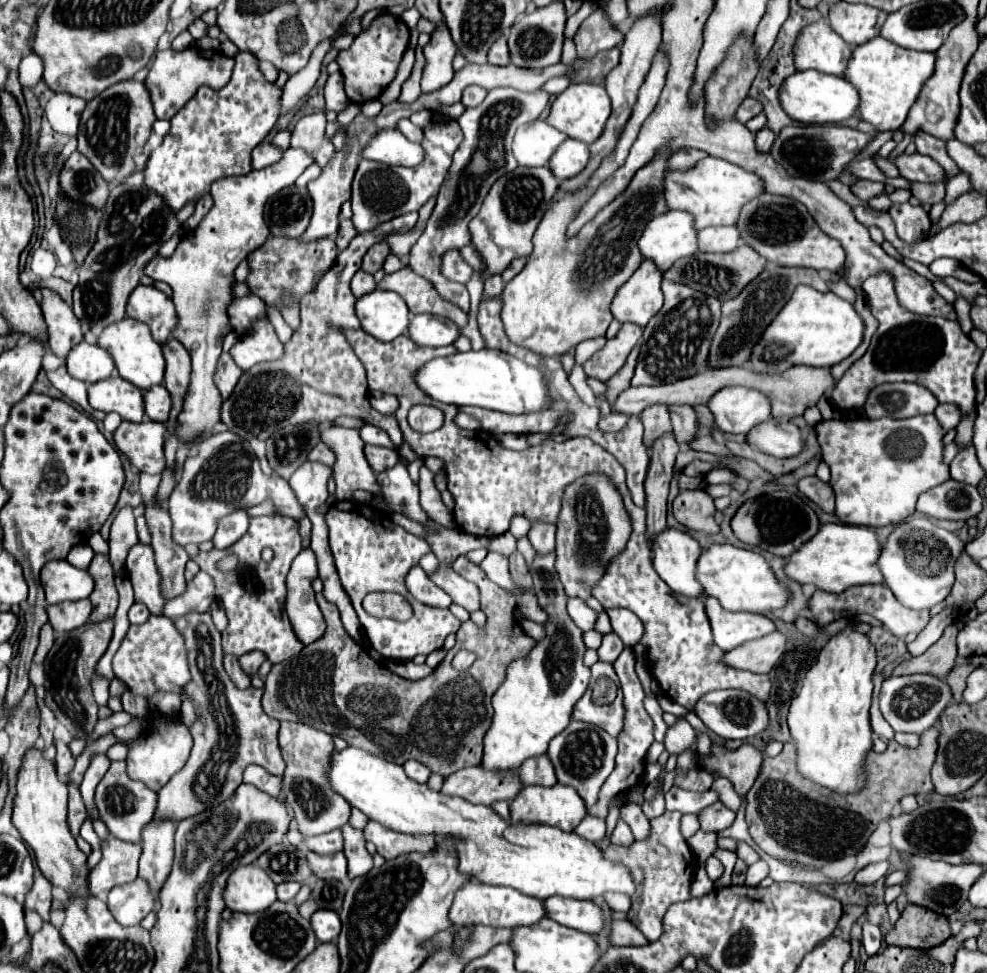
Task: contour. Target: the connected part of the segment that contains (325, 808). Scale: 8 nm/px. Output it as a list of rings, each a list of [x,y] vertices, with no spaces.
[[[283,721],[279,729],[279,747],[287,765],[283,771],[283,793],[287,799],[287,807],[293,811],[293,819],[297,823],[299,833],[323,835],[347,825],[351,817],[351,805],[345,797],[335,793],[327,781],[331,755],[335,751],[333,737],[303,723]]]

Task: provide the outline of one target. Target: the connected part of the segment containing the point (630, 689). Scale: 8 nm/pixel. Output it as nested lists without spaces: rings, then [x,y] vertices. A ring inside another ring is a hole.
[[[625,647],[625,651],[619,655],[619,659],[615,661],[615,671],[619,675],[619,681],[621,681],[621,691],[623,691],[623,707],[625,707],[625,721],[623,721],[623,729],[619,733],[619,753],[617,753],[617,765],[615,765],[615,771],[609,775],[609,779],[603,783],[601,791],[599,791],[599,801],[587,809],[589,815],[593,817],[599,817],[599,819],[605,819],[607,817],[607,805],[609,801],[617,795],[617,793],[623,793],[623,791],[629,791],[633,787],[637,787],[639,781],[643,781],[643,773],[645,773],[645,753],[647,749],[651,747],[653,743],[653,721],[651,717],[647,715],[645,707],[643,707],[643,699],[645,699],[645,693],[643,693],[643,687],[635,675],[635,655],[629,647]]]

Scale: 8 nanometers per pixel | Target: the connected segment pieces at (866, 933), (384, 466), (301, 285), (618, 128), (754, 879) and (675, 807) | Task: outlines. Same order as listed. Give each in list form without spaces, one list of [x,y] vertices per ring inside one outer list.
[[[871,923],[863,925],[863,947],[865,947],[869,957],[875,955],[879,951],[879,947],[881,947],[881,931]]]
[[[365,445],[365,455],[367,455],[367,461],[369,461],[369,465],[373,467],[375,473],[387,471],[387,469],[395,467],[397,461],[399,461],[399,455],[393,449],[387,449],[387,447]]]
[[[269,237],[259,249],[251,251],[247,255],[249,263],[249,275],[247,285],[249,291],[257,297],[261,297],[265,303],[279,307],[281,291],[293,291],[295,295],[309,293],[315,283],[315,275],[325,275],[331,265],[335,263],[337,247],[333,239],[315,239],[315,241],[299,241],[289,237]]]
[[[647,15],[645,19],[635,21],[633,27],[629,29],[629,33],[625,35],[625,41],[623,41],[623,45],[621,45],[621,61],[619,61],[619,65],[617,65],[617,67],[607,75],[607,79],[605,79],[605,87],[607,87],[607,93],[609,93],[611,103],[613,103],[611,117],[607,119],[607,125],[605,125],[601,137],[599,137],[595,143],[589,145],[591,157],[589,157],[587,167],[585,167],[579,175],[563,181],[561,187],[559,187],[561,193],[575,193],[581,185],[587,183],[589,177],[593,177],[593,173],[595,173],[597,167],[601,165],[603,157],[607,157],[607,155],[611,155],[611,153],[615,151],[617,141],[619,141],[619,137],[621,137],[621,133],[623,133],[623,129],[625,129],[625,123],[629,121],[629,117],[631,117],[631,113],[633,113],[633,105],[635,105],[635,101],[637,101],[639,87],[643,85],[645,75],[647,75],[649,69],[651,69],[651,61],[653,61],[653,57],[655,57],[655,53],[657,53],[659,43],[661,43],[661,25],[659,25],[659,17],[657,17],[657,15]]]
[[[757,861],[757,865],[751,865],[751,867],[749,867],[745,885],[753,885],[753,887],[755,887],[755,885],[759,885],[759,881],[767,877],[767,873],[769,873],[767,863],[765,863],[765,861]]]
[[[671,787],[665,793],[665,801],[667,801],[667,811],[679,811],[679,813],[699,813],[701,809],[705,809],[707,805],[719,801],[715,791],[703,791],[703,793],[693,793],[693,791],[685,791],[679,787]]]

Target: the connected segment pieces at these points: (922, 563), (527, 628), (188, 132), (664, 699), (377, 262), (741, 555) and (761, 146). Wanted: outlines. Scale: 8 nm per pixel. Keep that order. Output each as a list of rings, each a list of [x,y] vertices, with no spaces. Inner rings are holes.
[[[913,517],[895,525],[883,543],[877,565],[883,573],[885,585],[905,607],[931,609],[951,593],[955,581],[953,567],[963,549],[965,543],[955,533],[933,525],[927,517]]]
[[[528,619],[521,623],[521,627],[525,634],[535,641],[539,641],[539,639],[543,637],[543,633],[545,633],[545,627],[543,627],[543,625],[539,625],[539,623],[535,623]]]
[[[239,53],[235,57],[233,77],[223,89],[213,91],[209,87],[201,87],[171,119],[169,135],[163,139],[161,147],[153,151],[151,161],[145,165],[145,185],[163,195],[171,209],[179,211],[187,201],[207,195],[213,181],[231,175],[247,175],[251,171],[251,151],[269,135],[279,119],[281,95],[281,87],[273,87],[273,83],[269,83],[259,71],[259,61],[251,53]]]
[[[657,695],[657,701],[659,701],[659,705],[661,705],[661,709],[663,709],[663,711],[673,713],[673,715],[677,715],[677,717],[685,717],[685,715],[689,713],[685,707],[681,707],[679,703],[675,703],[675,701],[673,701],[673,699],[669,699],[667,695]]]
[[[381,241],[381,243],[373,245],[373,247],[365,253],[361,269],[367,271],[367,273],[375,273],[375,271],[379,271],[379,269],[383,267],[383,261],[385,261],[385,257],[387,257],[389,253],[391,253],[391,247],[389,247],[387,241]]]
[[[711,545],[697,559],[695,577],[699,579],[705,595],[719,599],[719,603],[729,611],[751,611],[751,613],[771,613],[787,603],[789,591],[781,585],[769,567],[769,563],[753,551],[745,551],[733,545]]]
[[[761,129],[759,133],[755,133],[755,147],[757,147],[757,151],[759,153],[769,153],[769,149],[771,149],[771,145],[773,145],[773,139],[775,139],[775,135],[773,135],[773,131],[771,129]]]

